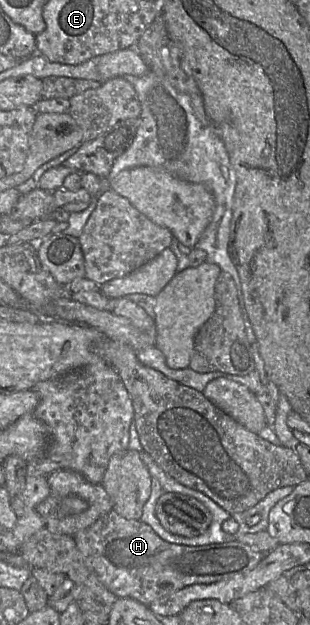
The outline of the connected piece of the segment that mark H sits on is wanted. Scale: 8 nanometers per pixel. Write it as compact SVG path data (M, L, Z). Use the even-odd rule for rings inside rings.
M110 511L91 526L78 531L73 536L77 548L87 565L94 571L100 582L118 599L135 599L145 606L168 594L193 584L210 584L231 579L252 570L266 553L257 551L239 541L214 543L201 546L187 546L168 543L141 520L125 519L115 511Z

